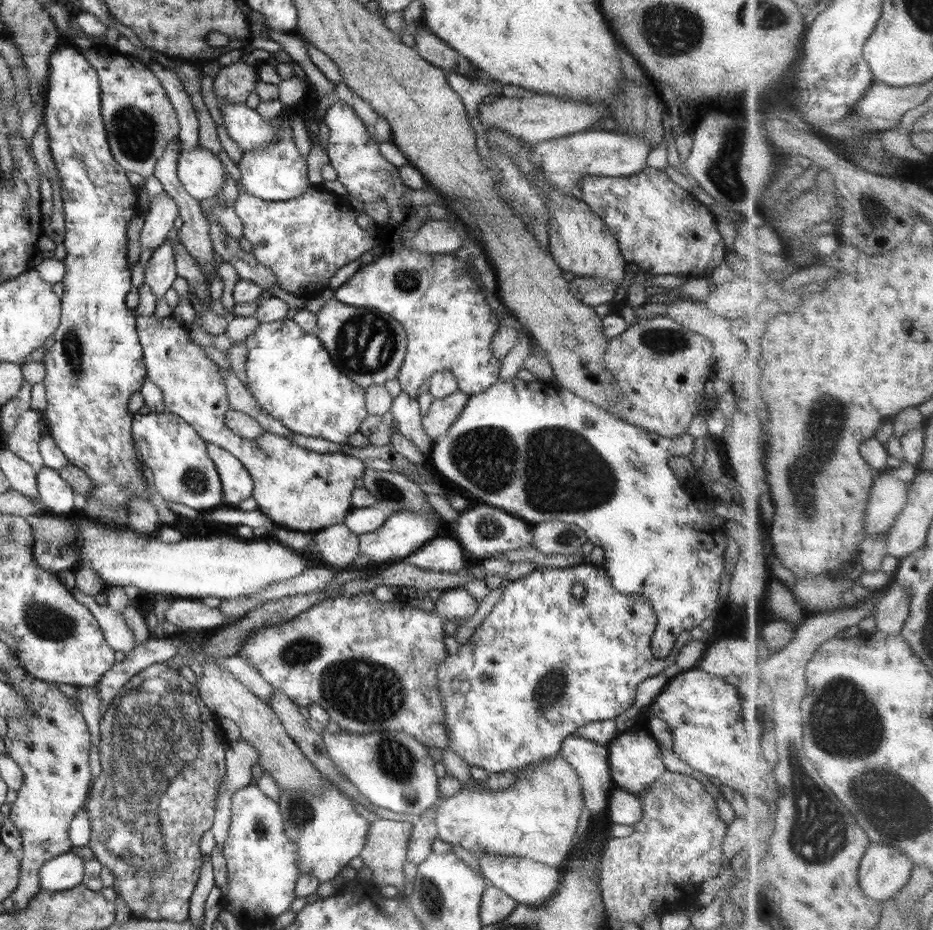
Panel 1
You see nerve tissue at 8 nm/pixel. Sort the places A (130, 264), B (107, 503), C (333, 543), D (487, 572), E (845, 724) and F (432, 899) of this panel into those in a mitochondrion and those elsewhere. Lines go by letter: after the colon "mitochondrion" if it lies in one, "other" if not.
A: other
B: mitochondrion
C: other
D: other
E: mitochondrion
F: mitochondrion

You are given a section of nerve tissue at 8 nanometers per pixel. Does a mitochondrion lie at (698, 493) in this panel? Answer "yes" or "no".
no

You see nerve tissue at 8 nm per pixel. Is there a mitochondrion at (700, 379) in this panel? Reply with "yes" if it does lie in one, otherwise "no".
no

